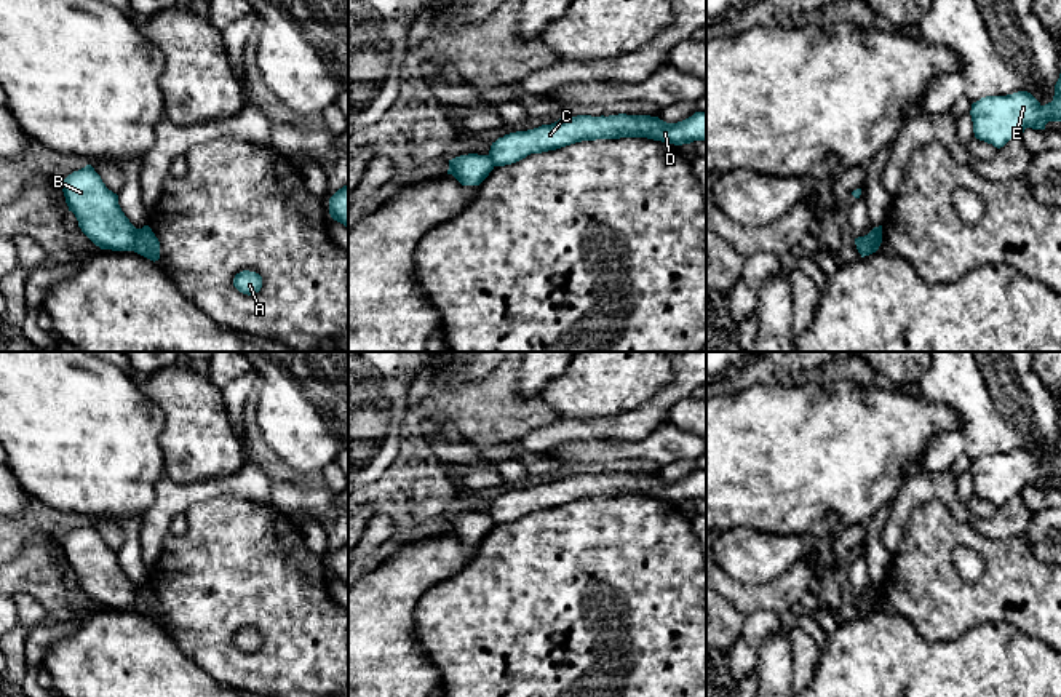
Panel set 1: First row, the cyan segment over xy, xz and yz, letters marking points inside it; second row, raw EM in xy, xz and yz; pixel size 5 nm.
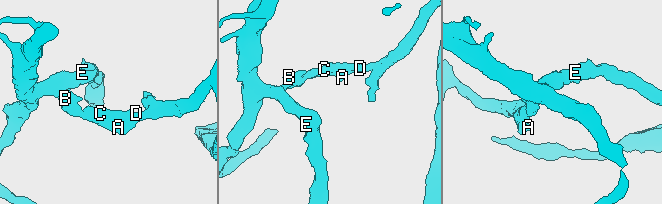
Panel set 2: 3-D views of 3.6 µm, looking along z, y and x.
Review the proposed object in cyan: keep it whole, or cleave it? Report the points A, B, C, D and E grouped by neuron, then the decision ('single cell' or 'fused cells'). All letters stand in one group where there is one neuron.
A C D / B E; fused cells

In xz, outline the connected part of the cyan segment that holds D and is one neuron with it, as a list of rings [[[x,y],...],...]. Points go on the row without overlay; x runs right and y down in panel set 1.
[[[695,470],[678,481],[666,481],[650,473],[564,473],[551,483],[499,496],[492,500],[487,515],[495,524],[505,524],[530,512],[556,508],[582,499],[620,496],[647,496],[674,504],[706,499],[706,470]]]

